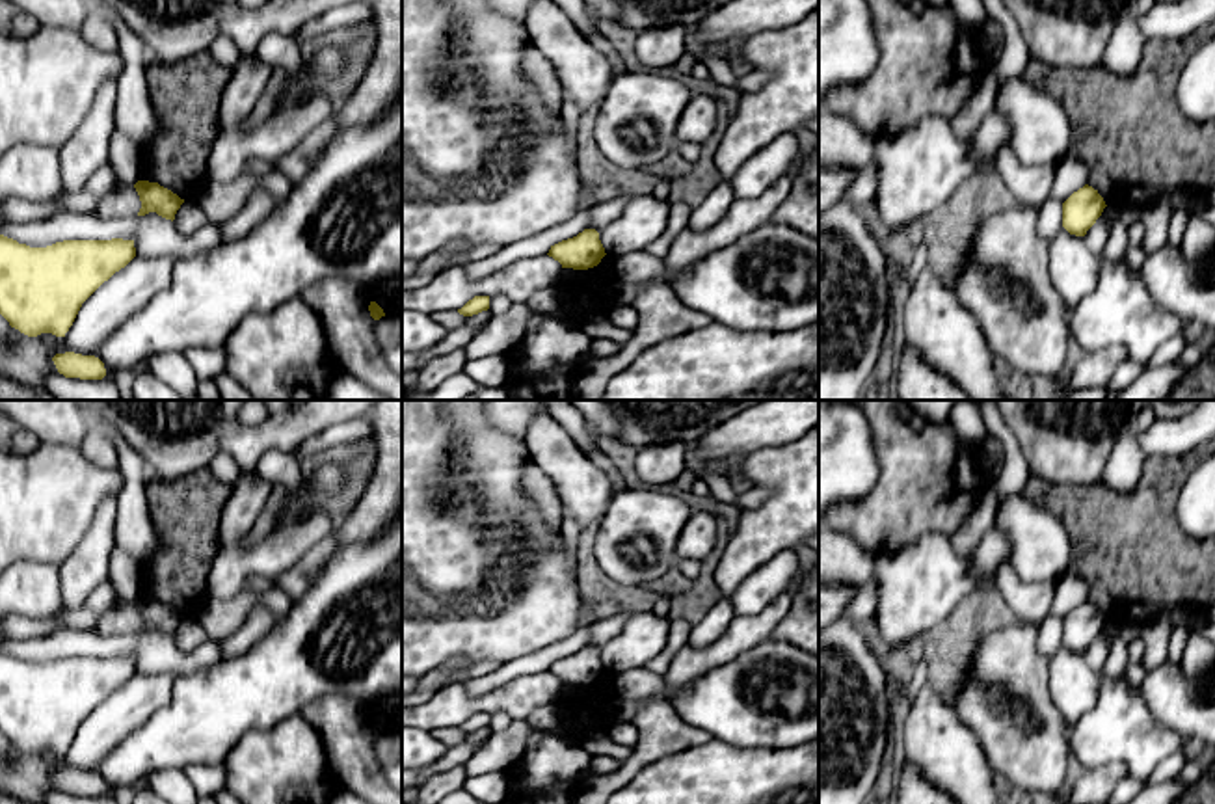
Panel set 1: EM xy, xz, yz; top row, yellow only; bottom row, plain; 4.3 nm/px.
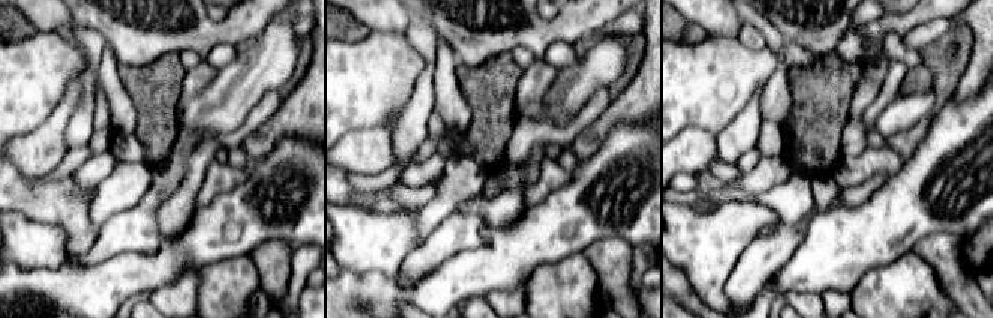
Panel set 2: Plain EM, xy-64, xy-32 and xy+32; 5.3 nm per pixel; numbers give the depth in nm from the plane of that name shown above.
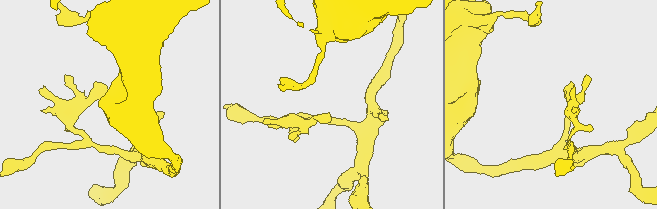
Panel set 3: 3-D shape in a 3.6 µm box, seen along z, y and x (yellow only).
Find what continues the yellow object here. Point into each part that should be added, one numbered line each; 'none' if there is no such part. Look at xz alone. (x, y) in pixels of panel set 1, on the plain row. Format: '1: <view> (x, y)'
none

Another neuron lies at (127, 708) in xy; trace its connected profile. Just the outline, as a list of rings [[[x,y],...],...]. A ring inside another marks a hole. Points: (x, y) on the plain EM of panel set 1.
[[[134,674],[80,724],[65,750],[67,767],[95,772],[99,763],[171,700],[175,674]]]

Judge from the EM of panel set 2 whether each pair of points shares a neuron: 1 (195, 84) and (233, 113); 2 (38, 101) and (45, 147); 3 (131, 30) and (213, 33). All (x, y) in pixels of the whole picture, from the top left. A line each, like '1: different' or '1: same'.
1: different
2: different
3: same

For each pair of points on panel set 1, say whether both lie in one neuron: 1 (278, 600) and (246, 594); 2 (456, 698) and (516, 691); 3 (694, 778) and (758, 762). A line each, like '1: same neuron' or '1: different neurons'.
1: same neuron
2: same neuron
3: same neuron

